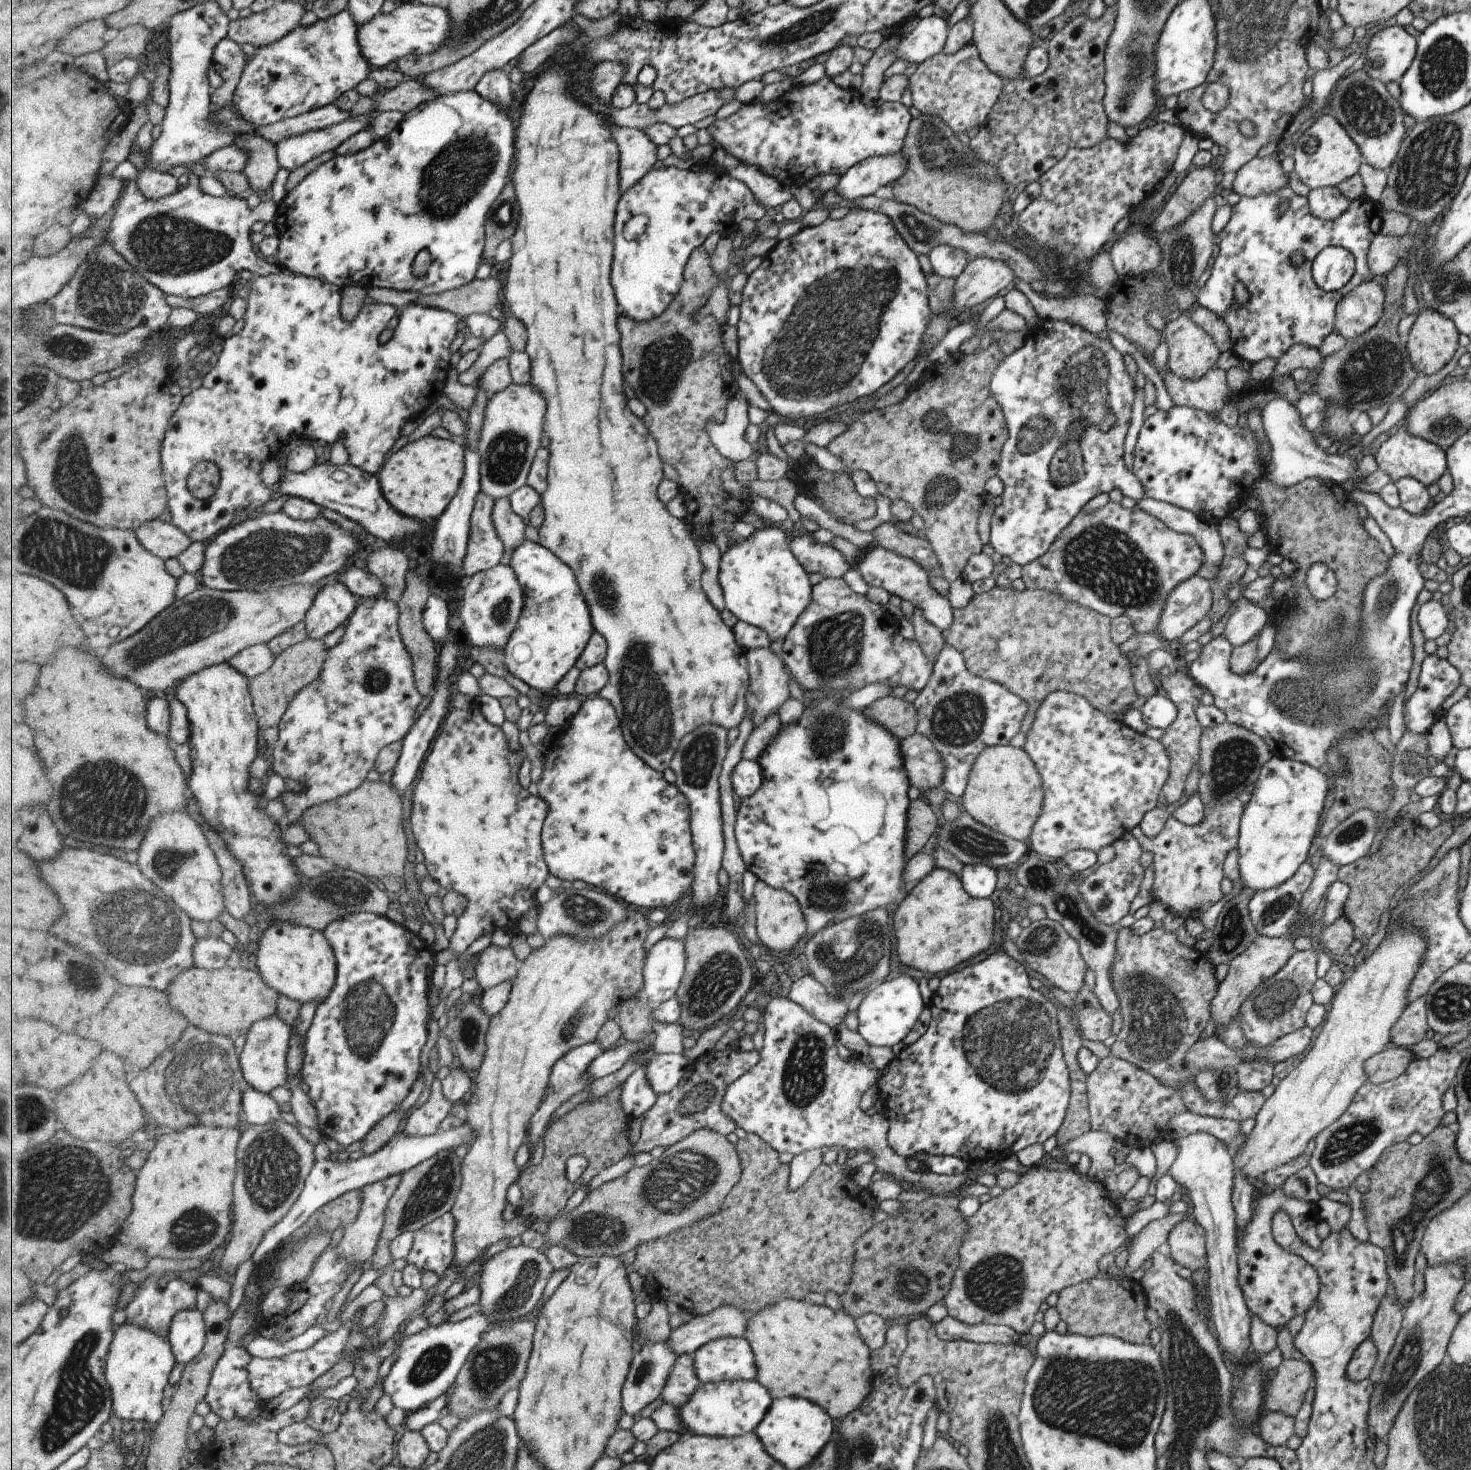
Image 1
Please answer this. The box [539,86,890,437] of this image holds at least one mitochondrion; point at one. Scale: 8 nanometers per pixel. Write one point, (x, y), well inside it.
(660, 364)

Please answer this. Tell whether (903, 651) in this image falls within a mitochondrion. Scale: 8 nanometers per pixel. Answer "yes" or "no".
no

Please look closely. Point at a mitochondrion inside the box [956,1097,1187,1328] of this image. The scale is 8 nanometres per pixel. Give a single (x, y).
(996, 1284)

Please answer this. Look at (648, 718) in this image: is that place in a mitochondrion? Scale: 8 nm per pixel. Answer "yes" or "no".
yes

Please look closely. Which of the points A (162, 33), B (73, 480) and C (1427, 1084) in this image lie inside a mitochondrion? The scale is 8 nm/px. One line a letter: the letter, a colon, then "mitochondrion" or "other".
A: other
B: mitochondrion
C: other

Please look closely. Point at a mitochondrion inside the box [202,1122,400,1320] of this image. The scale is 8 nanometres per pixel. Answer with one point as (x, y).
(272, 1167)

